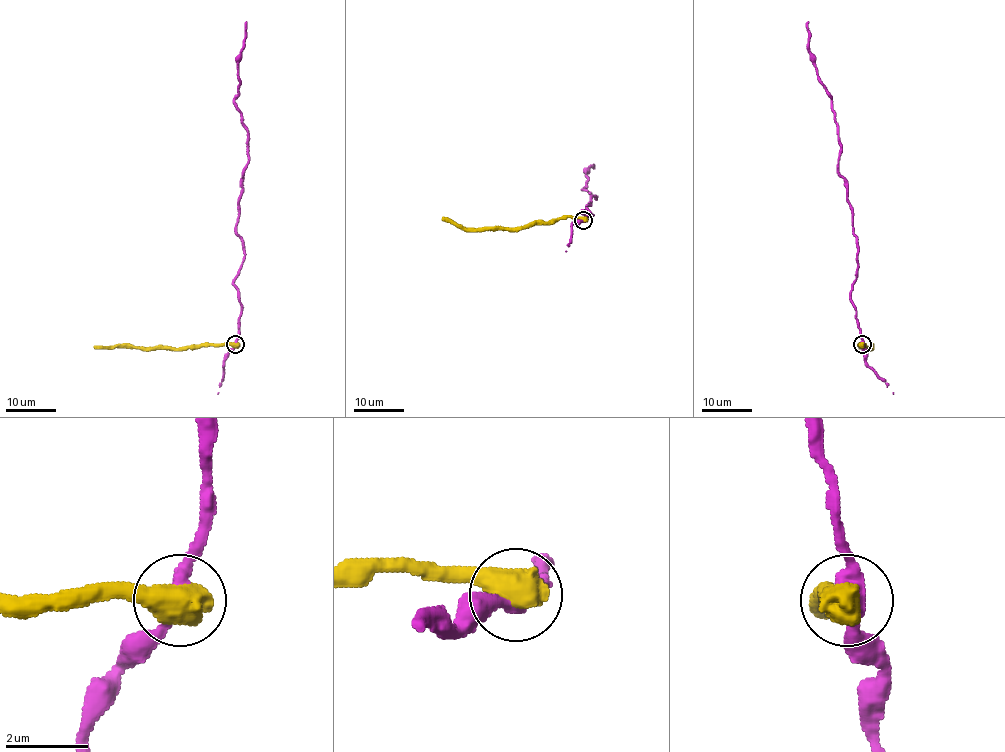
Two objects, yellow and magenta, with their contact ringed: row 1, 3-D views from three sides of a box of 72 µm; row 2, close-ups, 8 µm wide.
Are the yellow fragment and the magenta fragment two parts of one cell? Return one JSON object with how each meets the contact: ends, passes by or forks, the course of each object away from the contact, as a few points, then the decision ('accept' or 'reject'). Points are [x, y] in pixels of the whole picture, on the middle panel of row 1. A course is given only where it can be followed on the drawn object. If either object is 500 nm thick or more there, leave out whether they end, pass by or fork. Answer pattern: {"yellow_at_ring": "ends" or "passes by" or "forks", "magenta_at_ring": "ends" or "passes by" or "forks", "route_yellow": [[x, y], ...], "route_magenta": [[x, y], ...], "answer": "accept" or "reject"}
{"route_yellow": [[584, 220], [561, 217], [548, 221], [532, 221], [523, 226], [462, 229], [442, 217]], "route_magenta": [[584, 220], [589, 212], [581, 212], [592, 215], [584, 210], [591, 197], [596, 197], [583, 189], [594, 164]], "answer": "reject"}

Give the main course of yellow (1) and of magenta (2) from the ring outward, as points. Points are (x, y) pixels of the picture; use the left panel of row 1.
1: (236, 345), (213, 344), (175, 348), (94, 347)
2: (236, 345), (241, 304), (233, 281), (244, 247), (236, 223), (248, 153), (247, 127), (235, 96), (246, 22)

